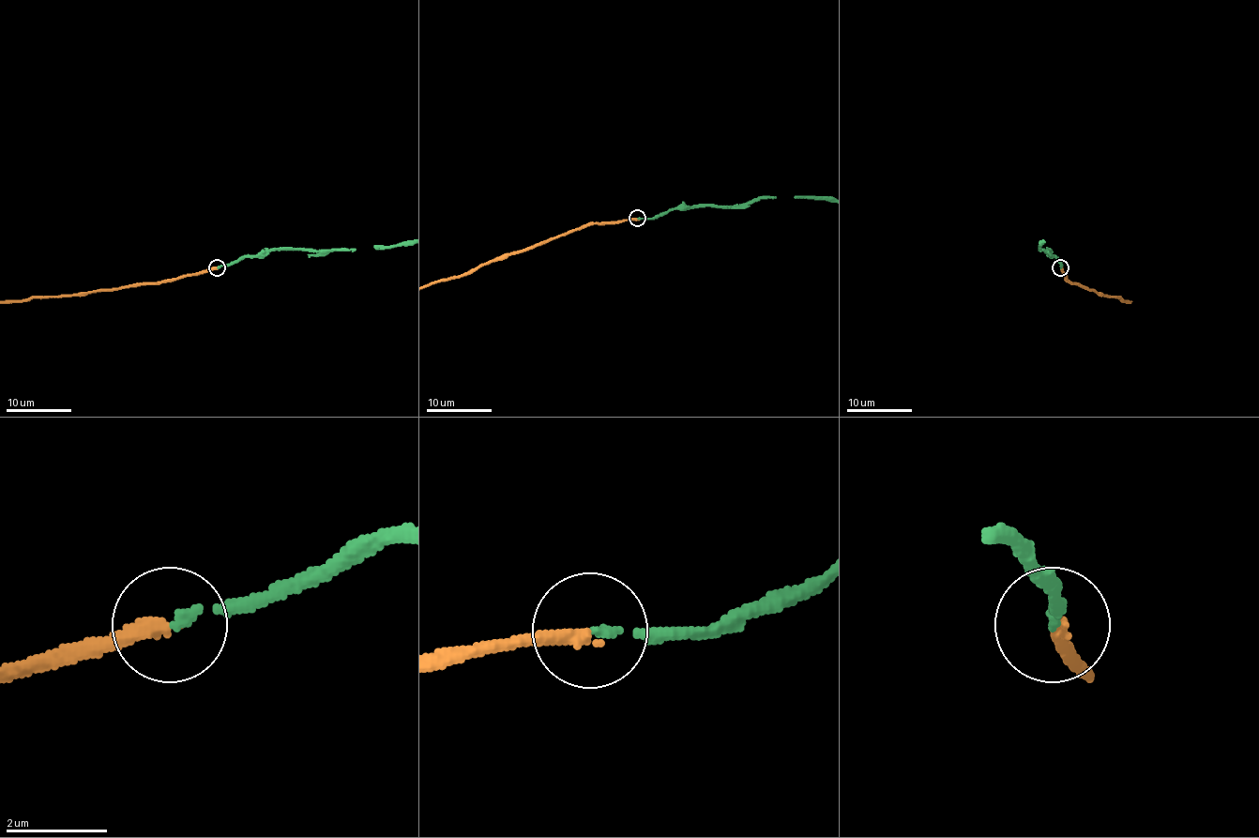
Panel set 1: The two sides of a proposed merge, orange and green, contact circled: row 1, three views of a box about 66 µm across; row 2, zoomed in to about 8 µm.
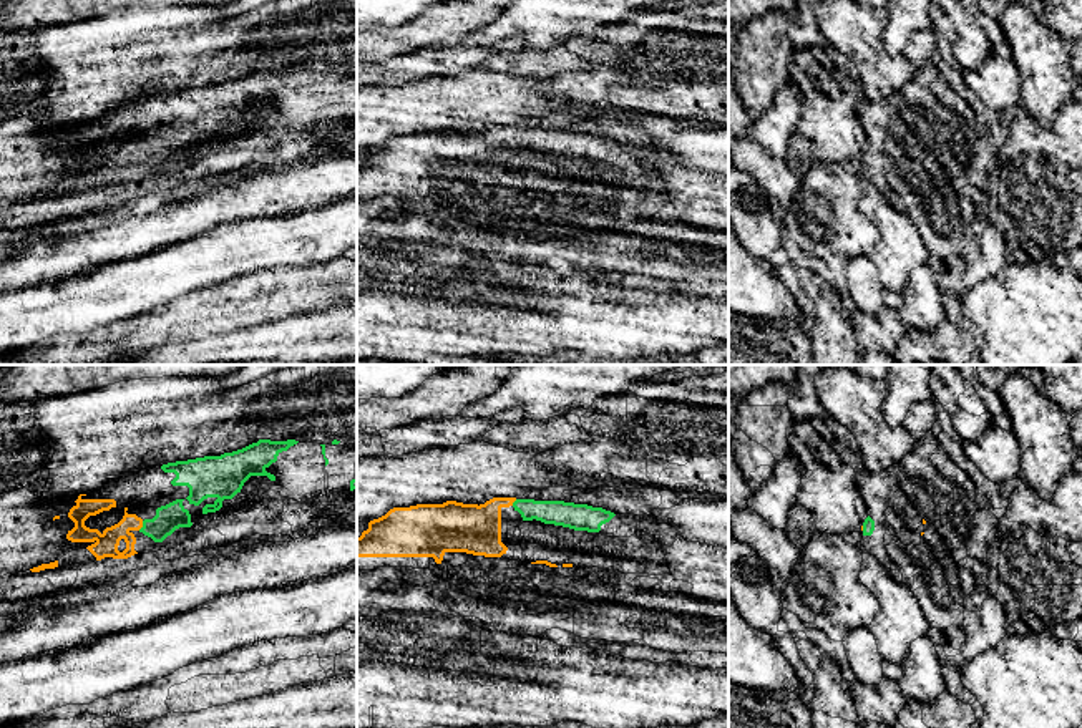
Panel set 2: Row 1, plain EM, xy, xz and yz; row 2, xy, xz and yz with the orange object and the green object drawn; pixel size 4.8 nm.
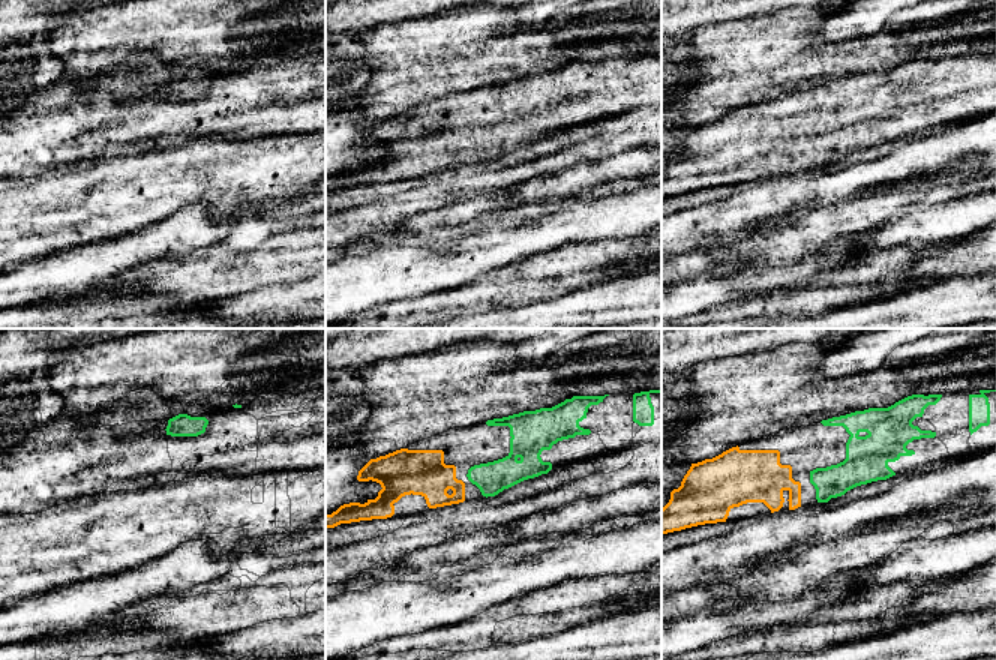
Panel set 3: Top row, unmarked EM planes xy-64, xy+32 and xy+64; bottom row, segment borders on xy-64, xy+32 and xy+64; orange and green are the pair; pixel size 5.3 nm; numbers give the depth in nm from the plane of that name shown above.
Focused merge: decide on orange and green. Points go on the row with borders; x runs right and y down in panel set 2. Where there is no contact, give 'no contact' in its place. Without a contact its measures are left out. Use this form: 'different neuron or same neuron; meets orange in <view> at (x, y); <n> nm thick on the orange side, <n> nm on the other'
same neuron; meets orange in xy at (141, 526); 110 nm thick on the orange side, 130 nm on the other

